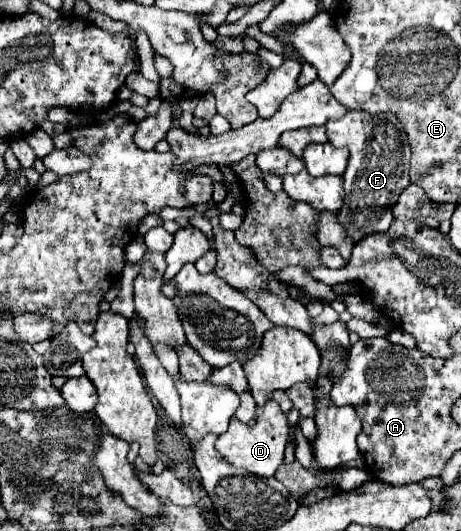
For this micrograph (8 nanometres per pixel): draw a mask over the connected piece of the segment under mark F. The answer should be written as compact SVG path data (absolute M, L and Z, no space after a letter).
M349 111L345 117L341 117L339 121L327 121L327 137L329 143L333 147L347 147L351 157L349 157L349 165L343 173L343 187L345 187L345 199L343 199L343 207L339 211L339 223L345 227L347 235L357 243L363 237L371 235L371 233L381 233L387 231L393 215L391 209L395 205L395 201L399 199L399 195L403 193L403 189L409 185L409 157L411 157L411 149L407 145L407 135L403 133L403 125L399 125L399 119L395 115L383 115L383 117L371 117L369 113L363 111Z

